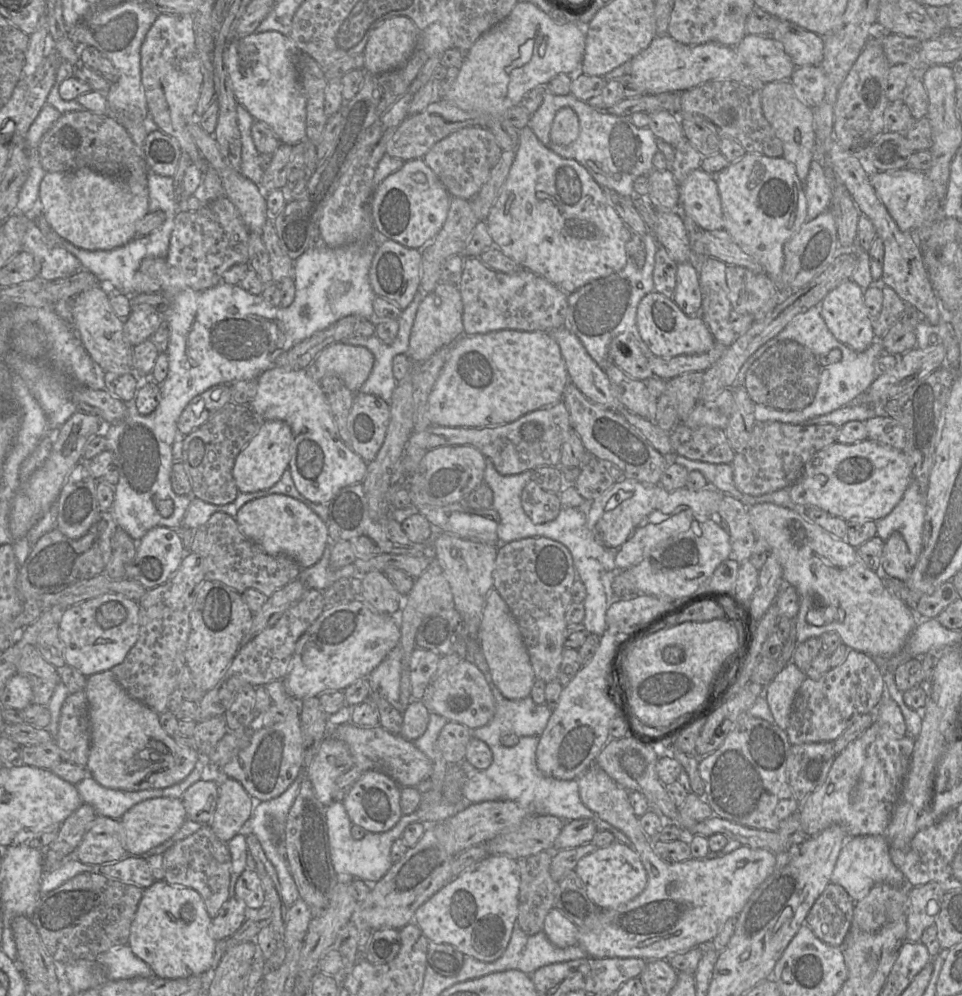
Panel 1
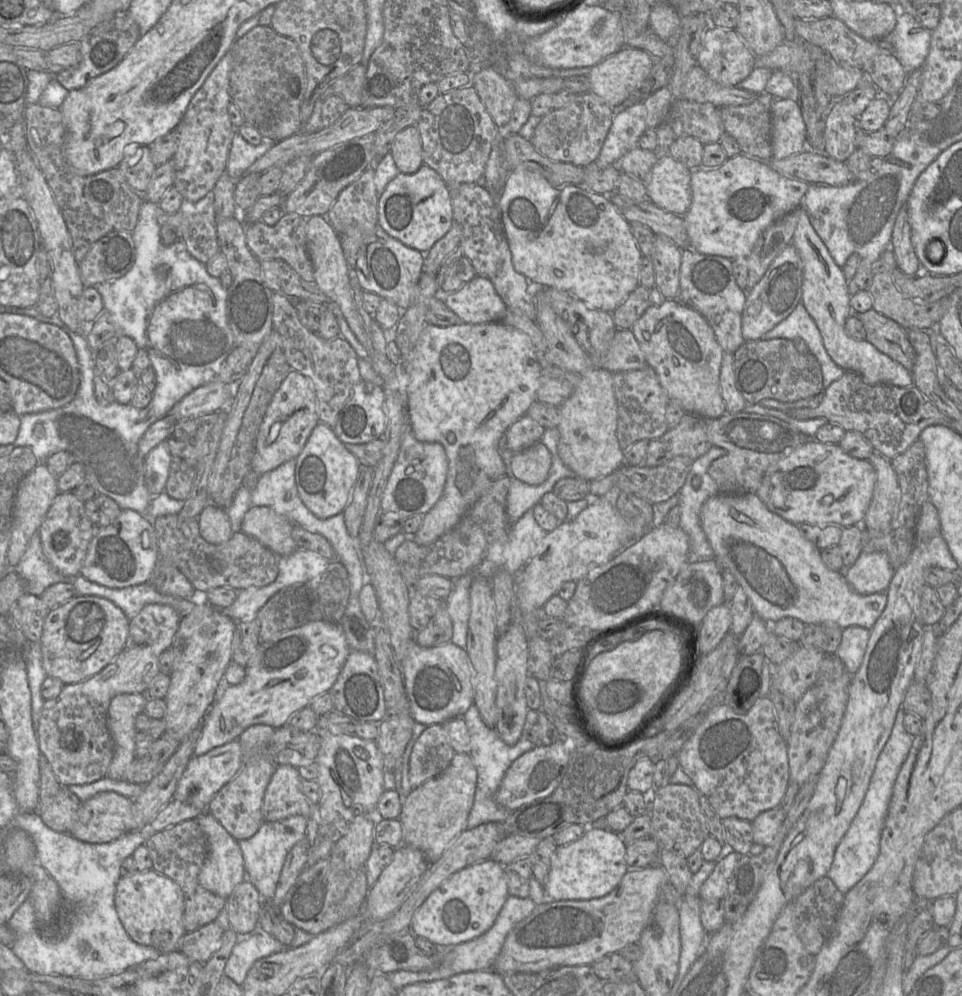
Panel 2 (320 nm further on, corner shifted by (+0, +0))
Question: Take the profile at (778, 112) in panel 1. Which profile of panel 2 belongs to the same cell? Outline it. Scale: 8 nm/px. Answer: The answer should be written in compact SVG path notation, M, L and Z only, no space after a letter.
M802 205L798 207L798 222L791 244L797 250L803 267L801 303L816 323L823 345L835 364L845 372L857 373L867 384L912 386L912 374L905 367L881 353L868 341L858 341L847 334L846 320L850 315L855 315L850 307L851 295L848 292L848 281L842 269L835 263L828 249L813 229Z

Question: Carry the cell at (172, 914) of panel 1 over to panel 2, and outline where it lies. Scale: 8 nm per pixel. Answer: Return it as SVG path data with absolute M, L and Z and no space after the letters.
M154 870L136 871L129 877L120 877L114 904L123 928L134 942L151 946L160 954L178 951L179 940L186 933L183 925L184 896L173 880Z

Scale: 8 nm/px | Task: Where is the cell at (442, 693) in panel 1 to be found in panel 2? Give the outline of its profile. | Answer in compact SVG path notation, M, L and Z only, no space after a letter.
M414 641L402 663L402 673L410 712L417 723L428 727L443 724L451 717L463 717L474 703L470 658L464 648L451 641L429 648L421 647Z

